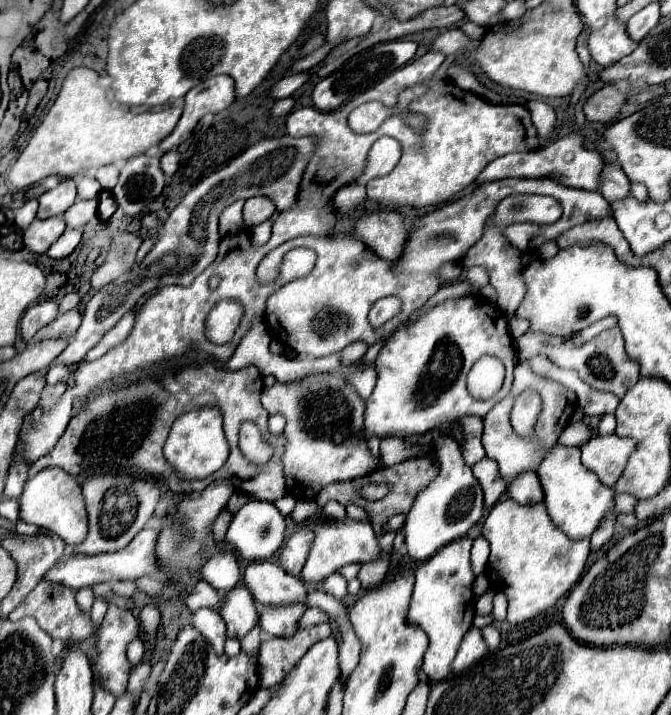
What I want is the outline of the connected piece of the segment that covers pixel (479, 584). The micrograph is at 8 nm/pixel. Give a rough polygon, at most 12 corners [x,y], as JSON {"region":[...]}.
{"region":[[486,573],[477,576],[473,593],[479,598],[491,584]]}

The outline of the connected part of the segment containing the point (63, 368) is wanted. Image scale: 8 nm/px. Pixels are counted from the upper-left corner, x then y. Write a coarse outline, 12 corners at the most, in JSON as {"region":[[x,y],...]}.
{"region":[[51,365],[47,383],[67,383],[71,377],[69,365]]}

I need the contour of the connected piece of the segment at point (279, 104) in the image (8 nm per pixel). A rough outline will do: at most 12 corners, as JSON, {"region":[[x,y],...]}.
{"region":[[291,97],[275,101],[271,117],[289,115],[295,101]]}

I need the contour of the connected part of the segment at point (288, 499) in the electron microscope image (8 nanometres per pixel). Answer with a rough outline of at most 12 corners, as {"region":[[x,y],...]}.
{"region":[[291,493],[273,502],[284,516],[290,515],[297,499]]}

